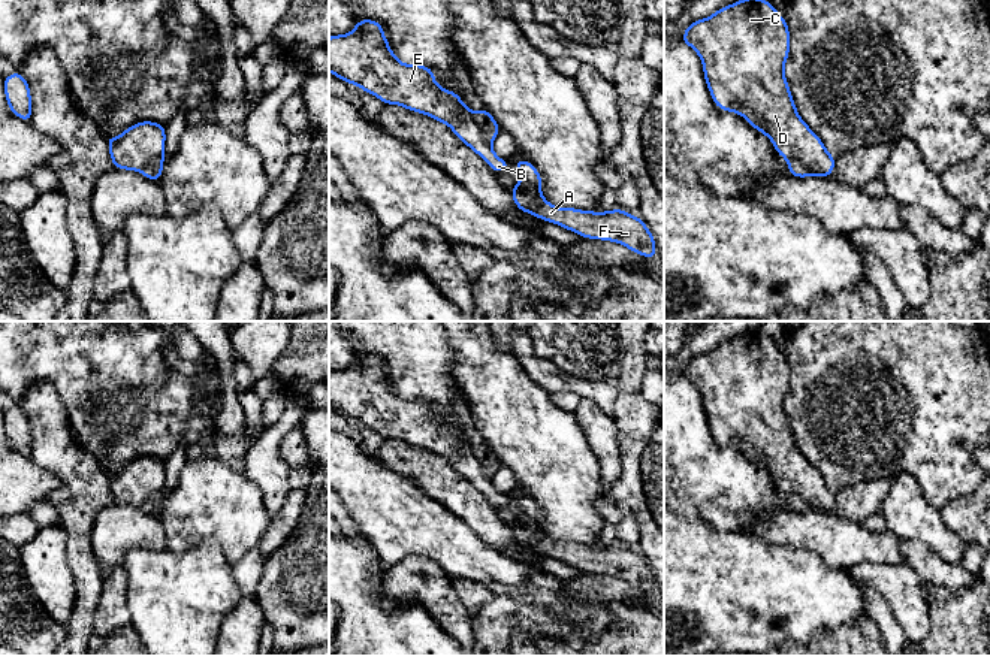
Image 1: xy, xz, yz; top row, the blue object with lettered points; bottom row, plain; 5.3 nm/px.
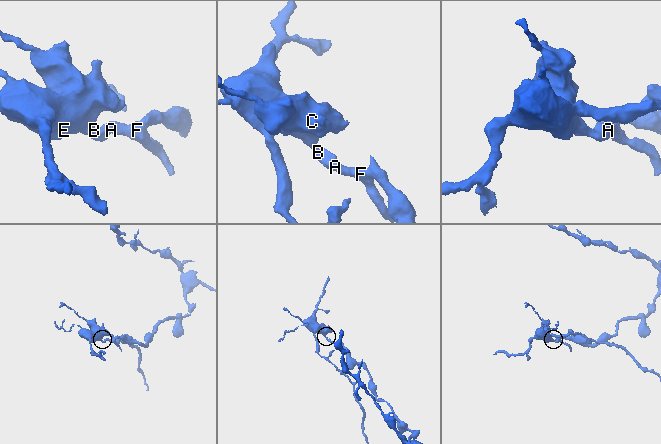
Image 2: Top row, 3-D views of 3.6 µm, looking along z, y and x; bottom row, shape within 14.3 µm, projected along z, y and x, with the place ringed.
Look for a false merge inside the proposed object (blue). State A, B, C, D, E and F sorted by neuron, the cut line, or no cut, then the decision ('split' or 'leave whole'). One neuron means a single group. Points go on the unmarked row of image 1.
A F / B C D E | yz (788, 493), (797, 493), (826, 510) | split

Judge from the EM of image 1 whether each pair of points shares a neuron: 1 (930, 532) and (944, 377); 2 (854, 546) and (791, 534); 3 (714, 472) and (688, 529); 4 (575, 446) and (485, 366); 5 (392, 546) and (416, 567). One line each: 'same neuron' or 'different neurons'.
1: different neurons
2: same neuron
3: different neurons
4: same neuron
5: different neurons

